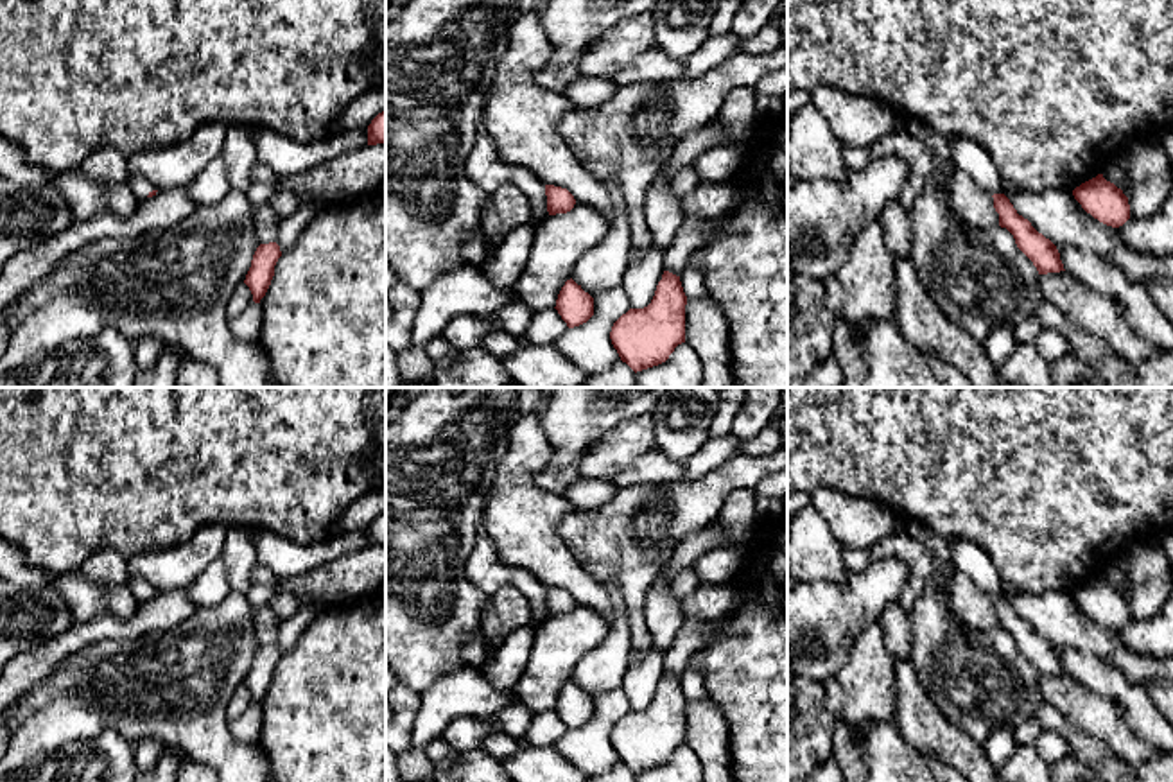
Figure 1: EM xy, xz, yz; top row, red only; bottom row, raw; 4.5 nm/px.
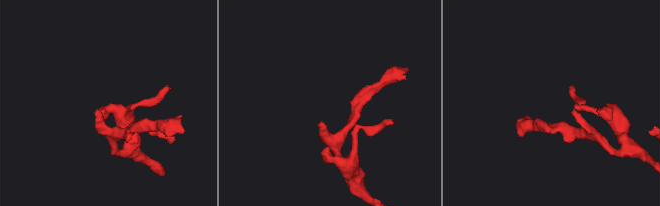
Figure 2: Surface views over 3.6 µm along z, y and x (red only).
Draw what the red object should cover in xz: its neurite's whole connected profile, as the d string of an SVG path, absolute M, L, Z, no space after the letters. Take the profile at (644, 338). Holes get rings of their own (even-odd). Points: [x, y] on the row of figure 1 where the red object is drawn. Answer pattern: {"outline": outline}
{"outline": "M664 271L651 303L630 308L612 326L610 339L635 373L658 366L685 343L685 305L680 276Z"}

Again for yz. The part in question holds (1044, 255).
{"outline": "M1004 194L992 197L999 213L999 226L1013 235L1017 248L1033 262L1038 274L1065 271L1056 246L1019 215Z"}

